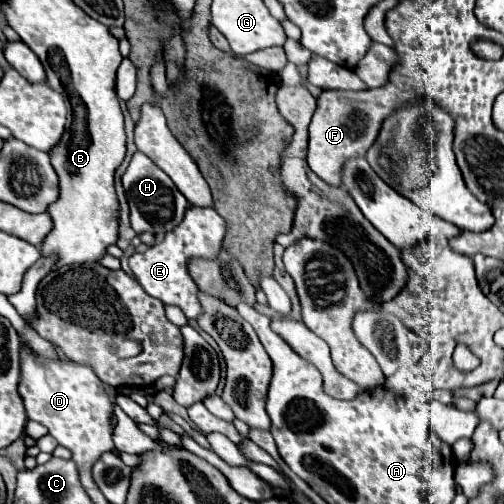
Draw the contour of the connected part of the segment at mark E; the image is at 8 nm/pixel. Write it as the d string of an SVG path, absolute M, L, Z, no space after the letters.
M189 207L185 211L183 221L171 229L165 239L153 247L149 247L143 253L135 253L129 257L129 267L139 281L139 285L153 295L155 299L161 299L165 305L179 307L187 319L197 319L201 313L201 305L197 299L197 285L187 275L187 261L193 257L203 259L215 259L221 251L221 243L225 237L227 225L223 217L215 209L201 209L201 207Z

